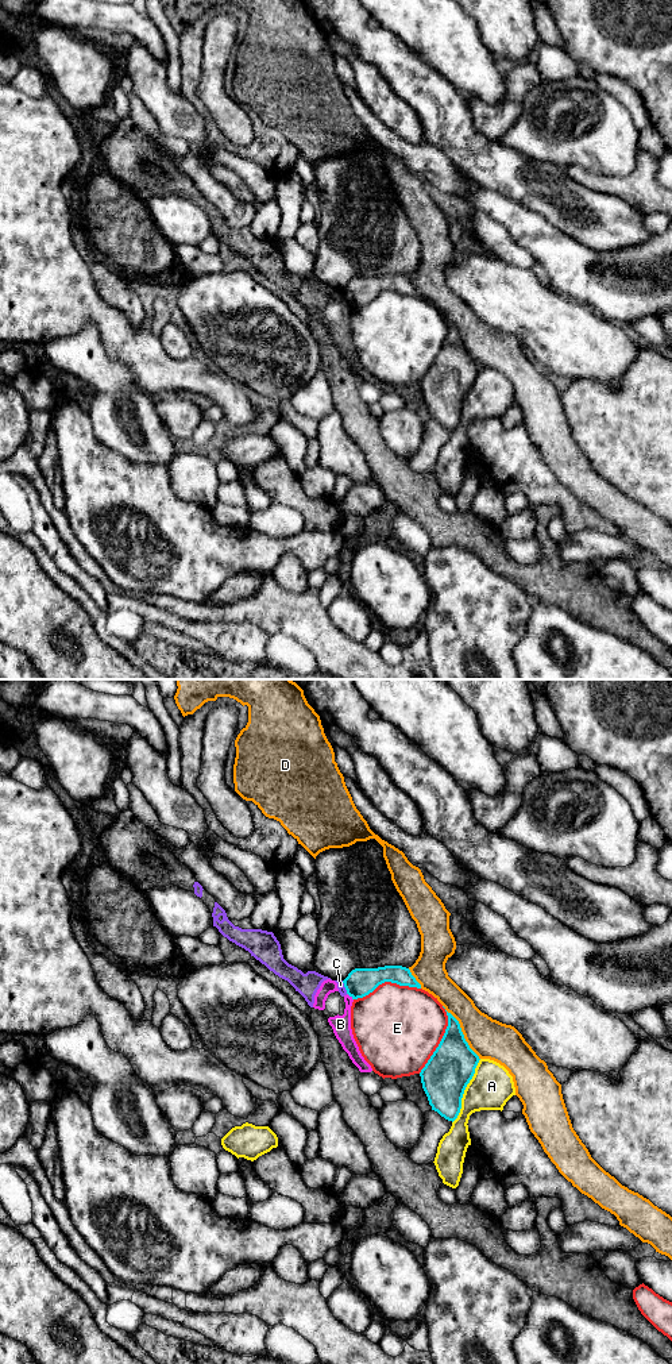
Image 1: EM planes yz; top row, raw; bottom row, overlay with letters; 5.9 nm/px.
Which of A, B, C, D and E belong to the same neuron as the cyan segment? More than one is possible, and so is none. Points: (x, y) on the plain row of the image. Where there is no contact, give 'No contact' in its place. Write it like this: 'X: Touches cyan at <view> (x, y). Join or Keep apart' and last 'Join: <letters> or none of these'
A: Touches cyan at yz (463, 400). Keep apart
B: Touches cyan at yz (350, 304). Keep apart
C: Touches cyan at yz (344, 295). Keep apart
D: Touches cyan at yz (462, 340). Keep apart
E: Touches cyan at yz (386, 289). Keep apart
Join: none of these

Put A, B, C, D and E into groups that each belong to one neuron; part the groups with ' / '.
A / B C / D / E

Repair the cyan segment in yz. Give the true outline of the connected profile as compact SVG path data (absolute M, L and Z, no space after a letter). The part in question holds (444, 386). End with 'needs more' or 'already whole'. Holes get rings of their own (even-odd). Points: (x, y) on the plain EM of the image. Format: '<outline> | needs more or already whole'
M448 320L447 324L445 342L420 385L432 419L453 431L480 367L466 350L459 330Z | already whole

